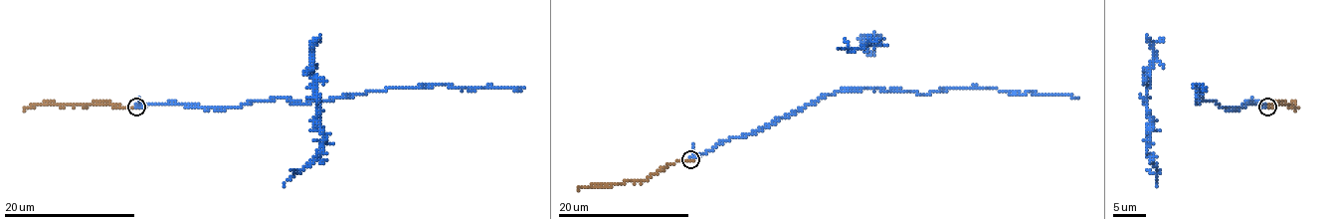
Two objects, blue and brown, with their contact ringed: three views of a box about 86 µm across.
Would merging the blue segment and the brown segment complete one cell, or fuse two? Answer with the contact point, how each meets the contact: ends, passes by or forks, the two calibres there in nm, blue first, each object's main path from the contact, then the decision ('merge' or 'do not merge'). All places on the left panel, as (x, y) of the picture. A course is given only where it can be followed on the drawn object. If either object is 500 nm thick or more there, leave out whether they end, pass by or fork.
at (136, 107); blue ends there; brown ends there; 360 nm thick on the blue side, 280 nm on the other; blue runs (136, 107), (178, 104), (237, 109), (252, 100), (289, 99), (327, 102), (440, 84), (461, 89), (523, 89); brown runs (136, 107), (115, 107), (106, 102), (64, 107), (35, 104), (23, 109); merge

